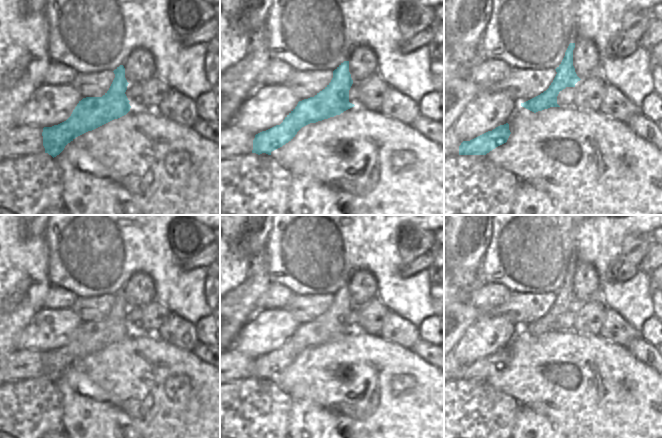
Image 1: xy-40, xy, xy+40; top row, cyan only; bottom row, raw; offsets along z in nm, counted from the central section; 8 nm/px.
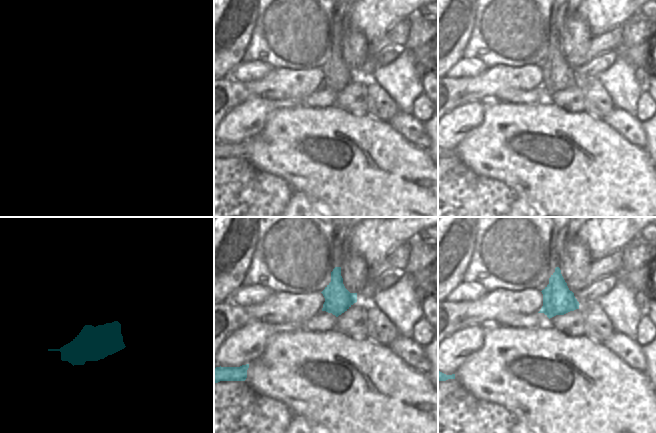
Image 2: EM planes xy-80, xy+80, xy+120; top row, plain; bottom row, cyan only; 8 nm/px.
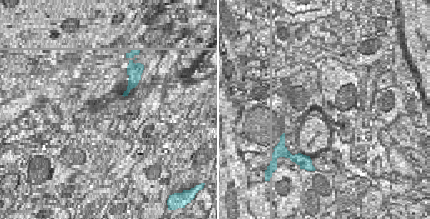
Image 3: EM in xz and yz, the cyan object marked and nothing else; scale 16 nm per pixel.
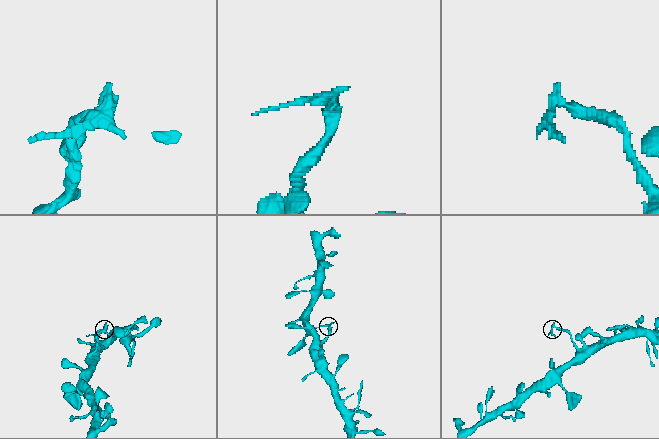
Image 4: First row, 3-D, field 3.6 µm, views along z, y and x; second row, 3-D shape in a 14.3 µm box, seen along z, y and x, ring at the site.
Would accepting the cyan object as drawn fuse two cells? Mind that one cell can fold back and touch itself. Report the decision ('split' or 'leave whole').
leave whole

